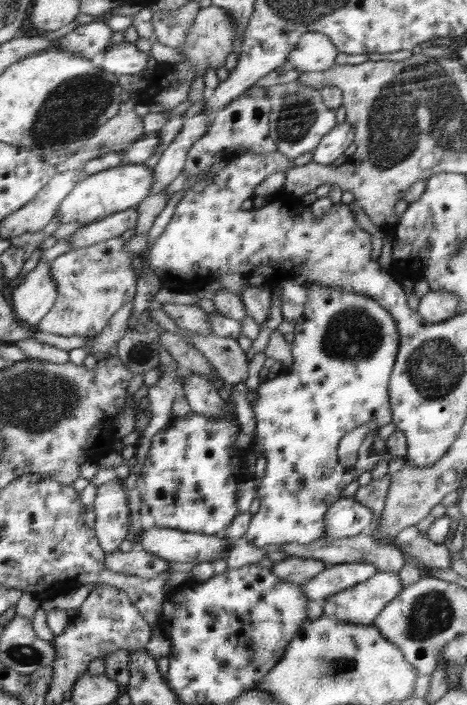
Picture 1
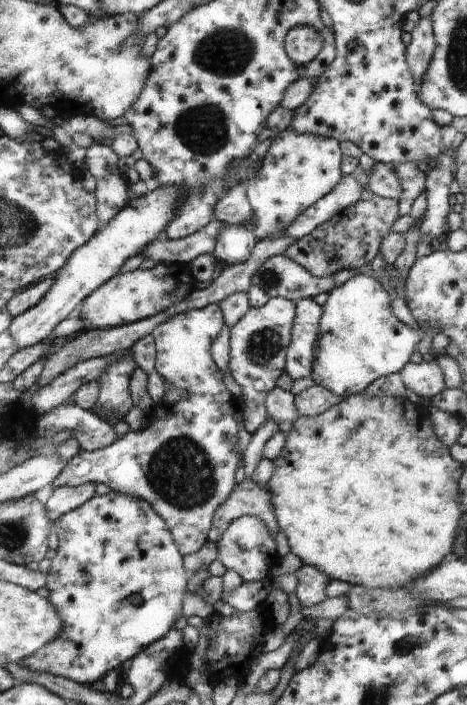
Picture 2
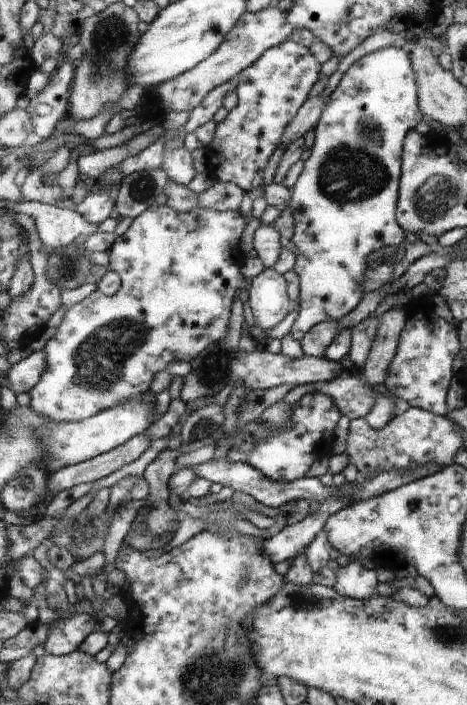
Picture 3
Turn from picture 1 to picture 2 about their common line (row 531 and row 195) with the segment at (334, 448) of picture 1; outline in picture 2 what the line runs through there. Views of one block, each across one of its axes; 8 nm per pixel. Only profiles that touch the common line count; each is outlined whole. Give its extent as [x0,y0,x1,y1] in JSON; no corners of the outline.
[246,129,343,239]

